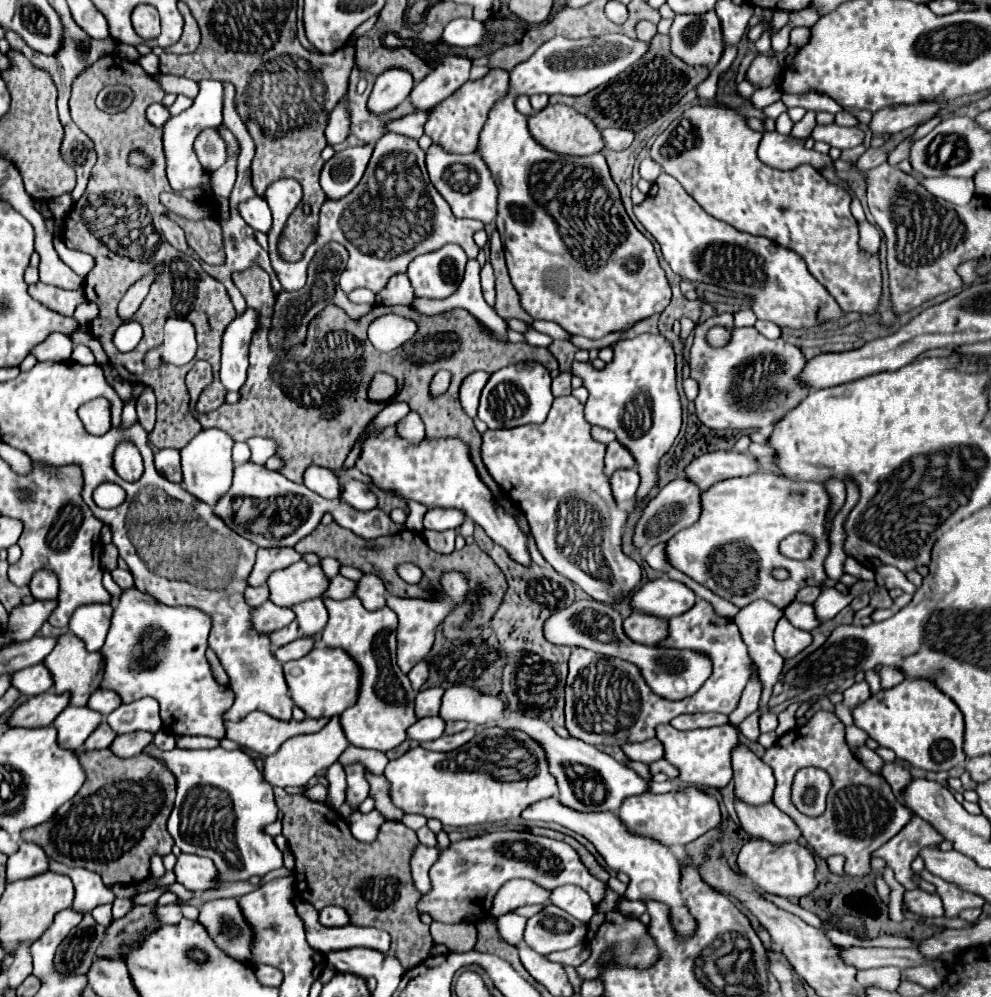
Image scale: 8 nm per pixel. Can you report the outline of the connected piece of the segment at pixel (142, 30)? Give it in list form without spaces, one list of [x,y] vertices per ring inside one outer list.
[[[140,4],[136,6],[131,14],[131,21],[134,30],[150,40],[160,34],[160,16],[156,8],[149,4]]]

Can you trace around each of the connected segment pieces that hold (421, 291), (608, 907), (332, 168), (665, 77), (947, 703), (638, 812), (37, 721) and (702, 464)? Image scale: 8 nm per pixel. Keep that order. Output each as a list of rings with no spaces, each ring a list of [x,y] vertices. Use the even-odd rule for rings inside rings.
[[[448,244],[436,252],[418,256],[408,266],[408,278],[416,298],[444,300],[452,296],[464,276],[466,254],[460,246]]]
[[[606,888],[606,896],[600,904],[596,904],[596,912],[592,916],[592,920],[588,922],[588,932],[586,932],[586,942],[590,946],[590,956],[586,962],[582,962],[580,966],[576,966],[576,972],[582,980],[594,980],[598,978],[598,968],[596,968],[596,960],[602,954],[602,950],[606,950],[612,944],[620,946],[620,958],[628,964],[634,966],[650,966],[656,960],[658,948],[652,942],[652,938],[646,934],[646,926],[638,920],[638,918],[628,918],[622,916],[616,910],[616,892],[612,888]]]
[[[372,146],[346,148],[334,154],[322,168],[320,186],[328,198],[346,196],[362,178],[372,156]]]
[[[640,20],[636,24],[636,34],[638,40],[648,42],[650,38],[650,50],[638,60],[638,74],[636,70],[628,72],[624,78],[616,80],[614,86],[606,86],[602,88],[602,94],[584,94],[584,96],[550,96],[550,104],[566,104],[572,106],[574,110],[578,110],[580,114],[588,116],[598,130],[604,128],[628,128],[632,132],[640,132],[644,126],[652,124],[656,118],[660,118],[662,114],[668,112],[668,108],[672,108],[680,98],[684,98],[684,94],[688,90],[692,90],[694,86],[698,86],[700,82],[704,82],[710,74],[708,68],[692,68],[688,64],[684,64],[682,60],[676,60],[676,56],[672,56],[672,52],[668,50],[670,47],[669,35],[654,36],[656,34],[656,24]]]
[[[906,678],[896,688],[880,690],[852,710],[858,728],[868,732],[880,746],[896,752],[922,770],[950,770],[964,762],[964,716],[956,702],[928,678]]]
[[[684,786],[670,794],[646,792],[644,796],[628,796],[616,814],[628,832],[636,836],[650,836],[664,846],[684,846],[720,824],[718,802],[694,786]]]
[[[44,692],[28,698],[12,710],[8,718],[10,728],[42,728],[50,726],[54,718],[68,706],[68,694]]]
[[[732,450],[710,452],[710,454],[702,454],[700,458],[694,458],[684,468],[684,476],[704,492],[720,480],[728,480],[734,476],[748,476],[756,472],[758,466],[760,464],[754,458],[748,458],[740,452],[732,452]]]

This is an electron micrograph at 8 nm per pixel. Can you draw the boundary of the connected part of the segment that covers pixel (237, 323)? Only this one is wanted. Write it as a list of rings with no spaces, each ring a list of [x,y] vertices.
[[[246,308],[224,330],[220,380],[228,392],[236,392],[246,380],[248,344],[252,332],[256,330],[256,324],[258,324],[258,314],[252,308]]]

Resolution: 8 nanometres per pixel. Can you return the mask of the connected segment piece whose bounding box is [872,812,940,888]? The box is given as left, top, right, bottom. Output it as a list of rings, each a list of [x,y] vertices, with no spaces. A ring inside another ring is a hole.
[[[912,812],[910,820],[912,822],[906,824],[890,842],[872,852],[872,858],[886,860],[886,866],[894,870],[896,880],[904,888],[916,888],[916,884],[912,882],[914,872],[910,870],[910,864],[918,856],[918,852],[930,844],[940,842],[940,836],[936,836],[936,832],[932,832],[932,826],[924,824],[920,816]]]

